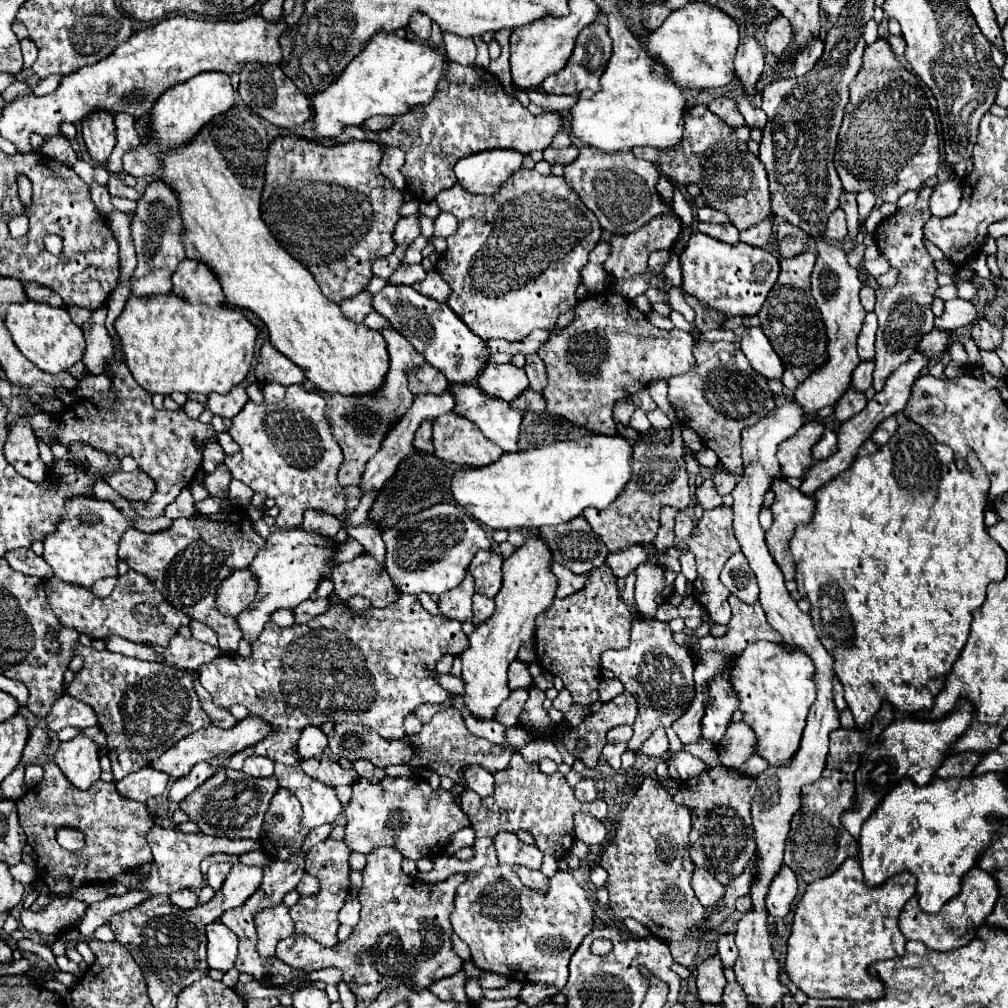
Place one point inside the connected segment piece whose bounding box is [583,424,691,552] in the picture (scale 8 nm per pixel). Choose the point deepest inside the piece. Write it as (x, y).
(659, 472)

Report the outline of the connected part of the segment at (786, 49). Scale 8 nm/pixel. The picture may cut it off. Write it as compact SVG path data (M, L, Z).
M783 16L773 18L771 24L767 24L767 28L765 28L763 42L765 42L765 50L769 54L773 54L777 62L785 62L787 56L791 54L793 43L793 33L789 20Z

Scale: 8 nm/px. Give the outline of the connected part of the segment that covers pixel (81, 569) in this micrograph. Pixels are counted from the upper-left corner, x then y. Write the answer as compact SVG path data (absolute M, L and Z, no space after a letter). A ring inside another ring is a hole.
M75 498L67 504L67 510L63 514L63 520L57 526L55 534L45 536L45 562L53 568L55 576L69 584L91 588L97 580L117 576L117 546L121 540L121 534L131 526L131 522L119 514L119 510L97 498ZM81 522L97 522L95 526L87 526Z

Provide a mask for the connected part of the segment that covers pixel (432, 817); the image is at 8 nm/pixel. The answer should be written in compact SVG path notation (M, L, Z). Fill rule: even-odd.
M359 778L353 784L351 800L345 808L345 842L353 852L369 854L377 846L395 846L409 860L439 856L449 836L467 828L471 820L453 800L449 790L433 790L425 778L389 778L379 784Z

